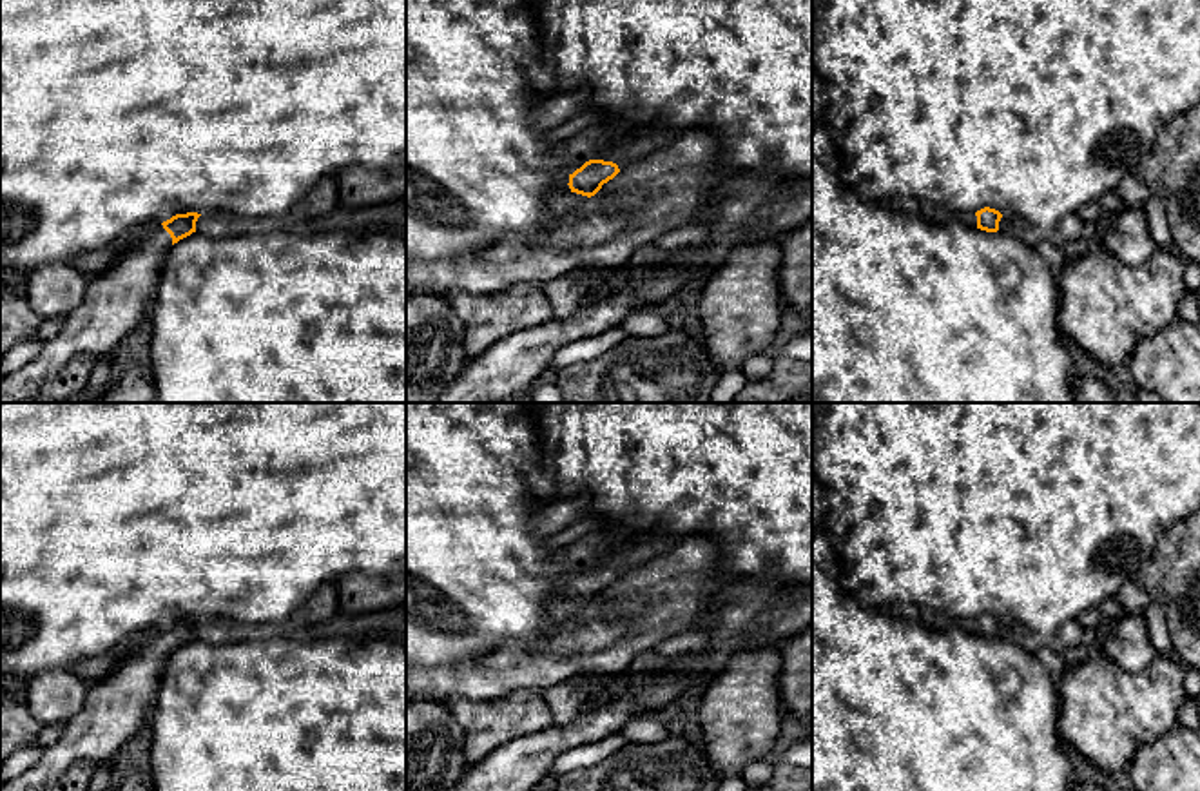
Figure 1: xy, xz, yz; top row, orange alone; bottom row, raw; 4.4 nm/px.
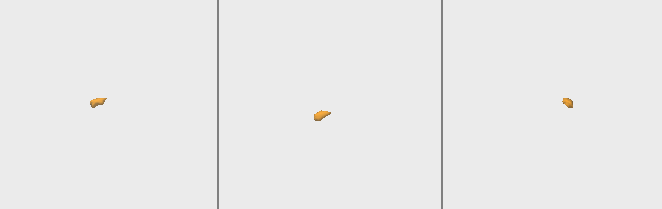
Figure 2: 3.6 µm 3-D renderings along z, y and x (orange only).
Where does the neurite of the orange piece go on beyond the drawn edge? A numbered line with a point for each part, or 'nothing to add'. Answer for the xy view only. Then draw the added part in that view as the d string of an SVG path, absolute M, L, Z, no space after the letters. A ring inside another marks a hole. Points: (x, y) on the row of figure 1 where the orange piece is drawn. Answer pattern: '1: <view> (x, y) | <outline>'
1: xy (115, 303) | M161 223L143 227L140 238L132 241L114 269L87 279L87 292L82 303L63 319L62 330L42 345L38 356L20 370L0 377L0 403L29 403L71 357L82 352L111 356L147 317L170 247L172 238Z

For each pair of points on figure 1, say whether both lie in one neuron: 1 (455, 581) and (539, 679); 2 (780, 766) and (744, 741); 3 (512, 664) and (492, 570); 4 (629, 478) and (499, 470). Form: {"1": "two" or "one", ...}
{"1": "two", "2": "two", "3": "two", "4": "two"}

